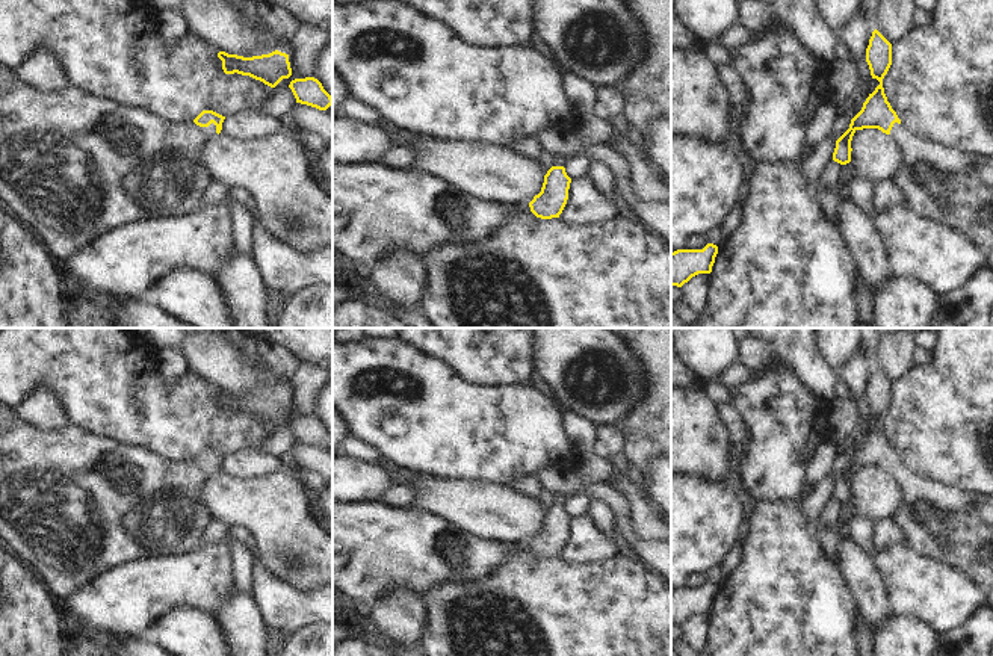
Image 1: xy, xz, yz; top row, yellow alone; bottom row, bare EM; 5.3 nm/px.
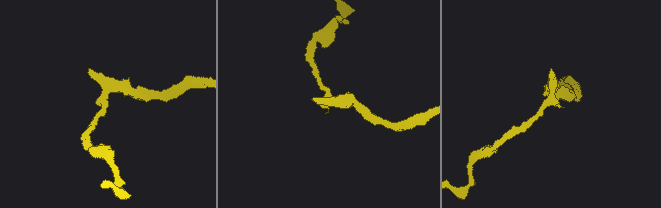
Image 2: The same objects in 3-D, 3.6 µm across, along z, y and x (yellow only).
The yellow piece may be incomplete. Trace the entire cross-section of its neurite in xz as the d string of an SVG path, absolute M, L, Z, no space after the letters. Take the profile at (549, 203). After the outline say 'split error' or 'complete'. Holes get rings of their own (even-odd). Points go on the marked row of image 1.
M333 163L333 251L370 268L399 246L408 246L422 257L440 243L487 237L505 224L508 210L531 210L541 219L559 218L568 200L570 183L564 166L552 166L544 175L541 192L529 204L502 206L472 196L419 169Z; split error

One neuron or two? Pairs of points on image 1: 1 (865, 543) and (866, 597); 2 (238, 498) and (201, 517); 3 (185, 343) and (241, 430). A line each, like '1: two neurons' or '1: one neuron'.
1: two neurons
2: two neurons
3: two neurons

